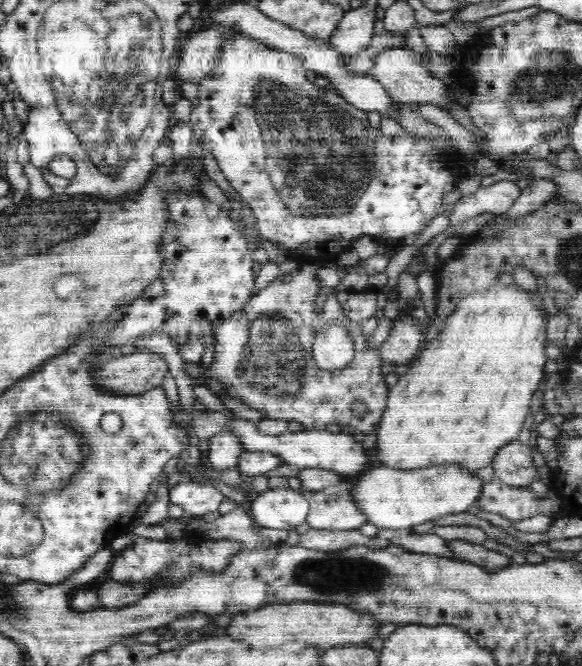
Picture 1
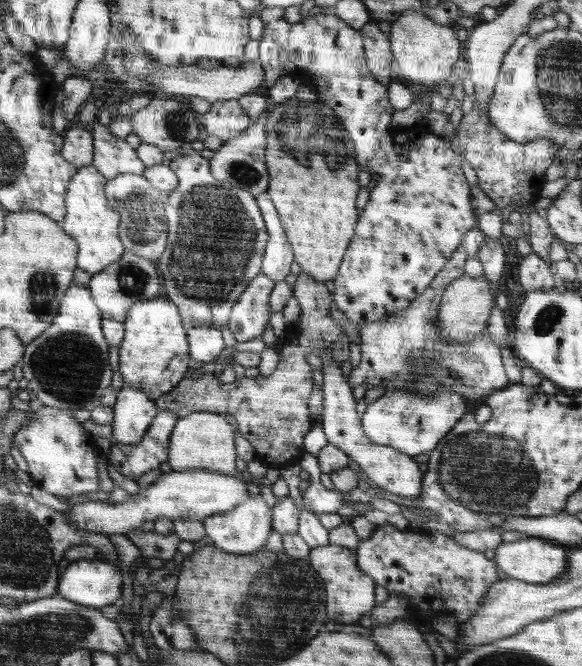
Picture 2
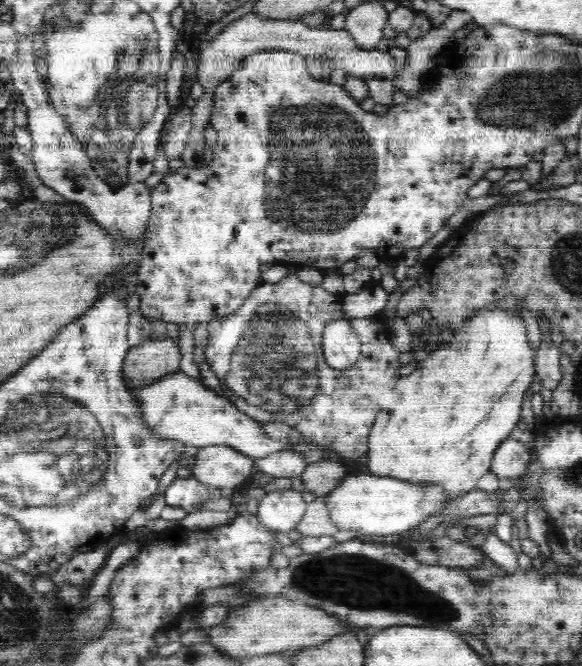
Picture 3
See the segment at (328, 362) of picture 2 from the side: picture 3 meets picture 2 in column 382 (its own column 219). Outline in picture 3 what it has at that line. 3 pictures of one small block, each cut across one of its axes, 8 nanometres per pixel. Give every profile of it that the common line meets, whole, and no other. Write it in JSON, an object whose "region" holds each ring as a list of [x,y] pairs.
{"region":[[[226,445],[202,447],[194,457],[192,476],[225,494],[247,487],[255,472],[252,457]]]}

